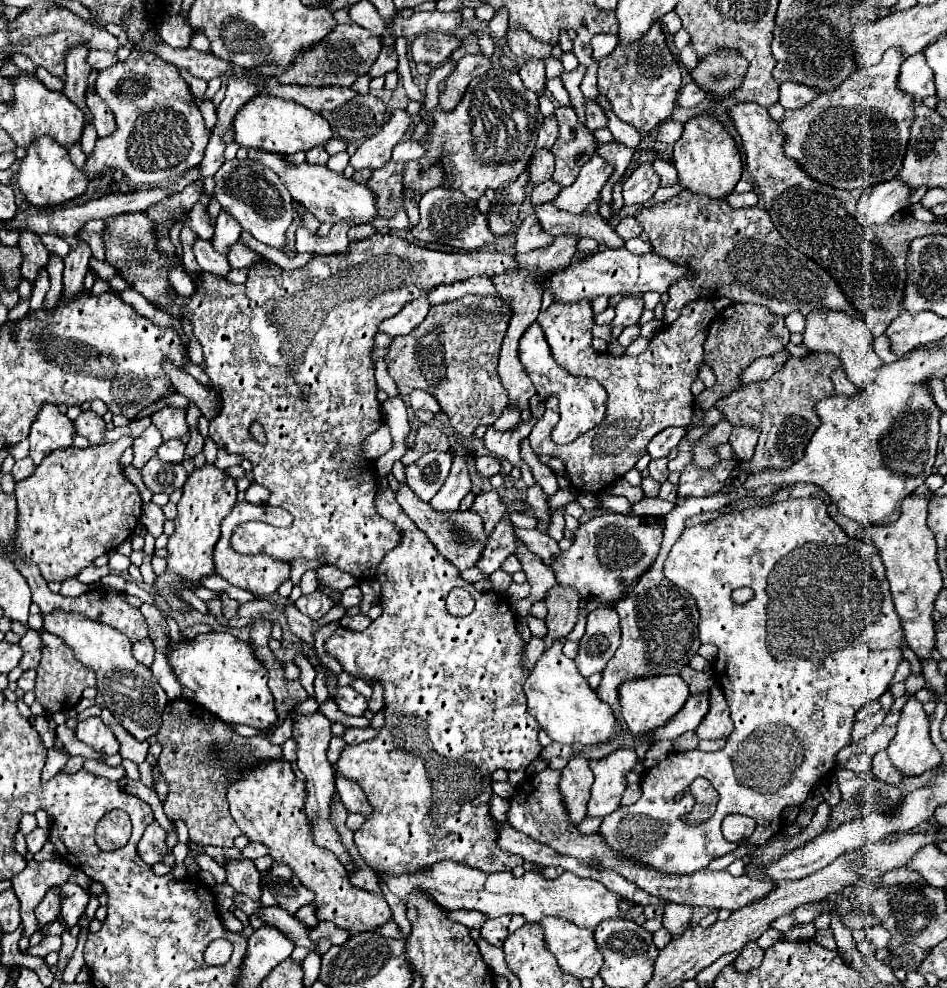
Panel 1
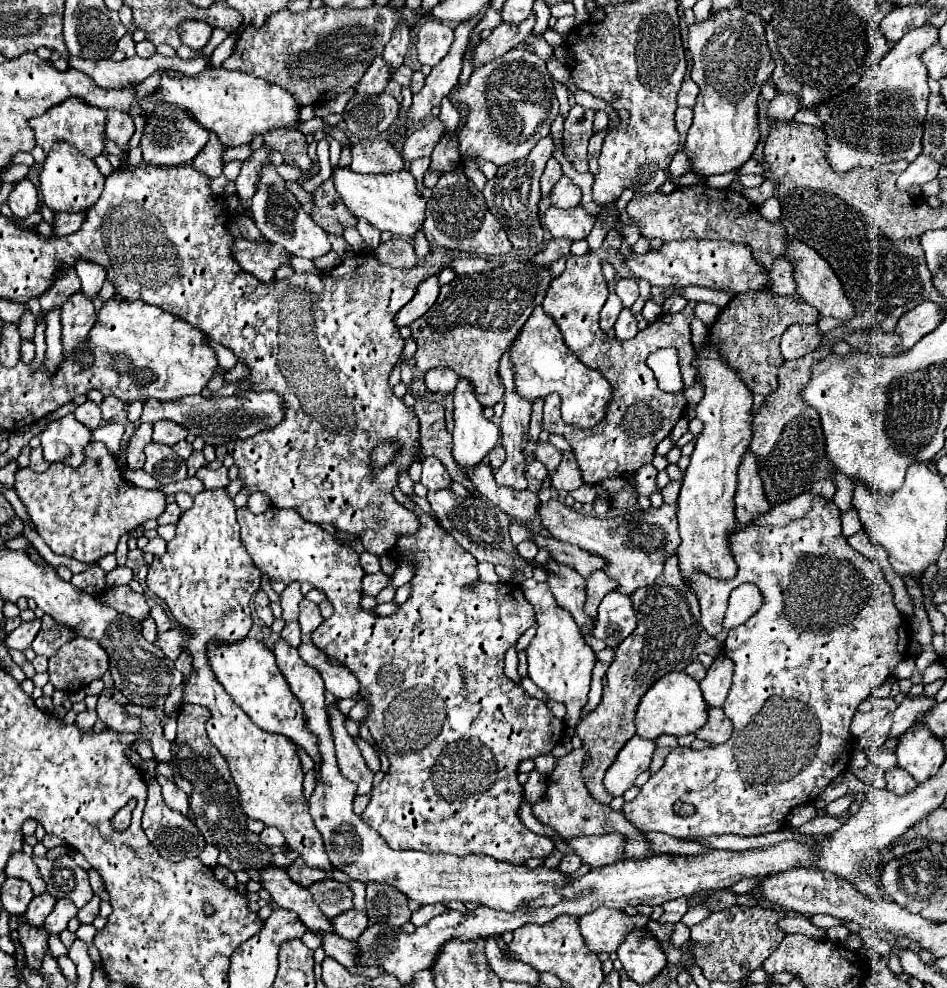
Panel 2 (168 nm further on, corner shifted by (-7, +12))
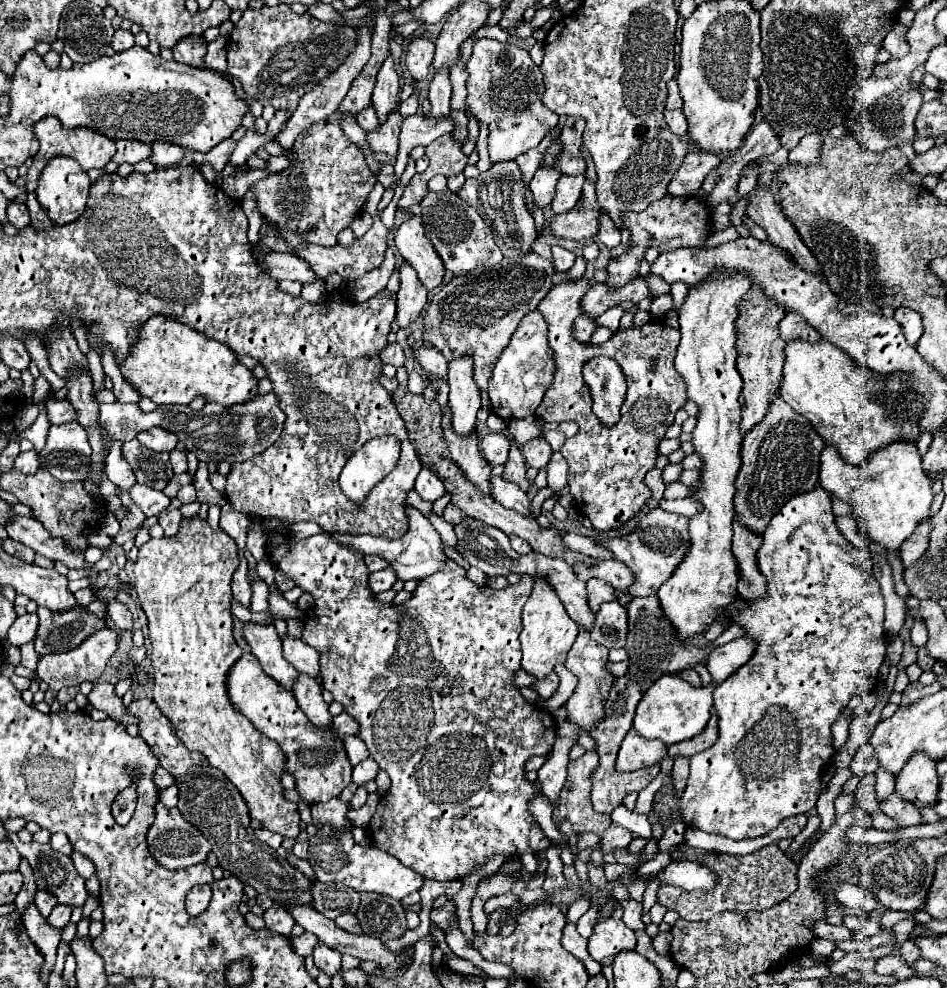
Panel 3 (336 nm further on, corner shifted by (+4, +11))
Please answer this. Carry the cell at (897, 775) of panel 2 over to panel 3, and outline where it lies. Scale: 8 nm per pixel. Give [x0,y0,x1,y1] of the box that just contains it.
[881,792,925,828]

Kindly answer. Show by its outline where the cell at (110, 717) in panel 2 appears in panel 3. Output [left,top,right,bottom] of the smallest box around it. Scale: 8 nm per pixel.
[89,682,131,722]

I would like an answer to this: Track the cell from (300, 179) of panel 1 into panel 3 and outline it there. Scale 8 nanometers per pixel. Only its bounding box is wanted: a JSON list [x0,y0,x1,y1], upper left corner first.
[393,216,445,292]

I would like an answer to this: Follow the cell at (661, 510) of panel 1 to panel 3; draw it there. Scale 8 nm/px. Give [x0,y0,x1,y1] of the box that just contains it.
[663,482,691,500]

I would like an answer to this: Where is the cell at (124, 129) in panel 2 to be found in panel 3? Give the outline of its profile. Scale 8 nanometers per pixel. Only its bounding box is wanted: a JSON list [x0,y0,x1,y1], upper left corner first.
[113,140,151,164]

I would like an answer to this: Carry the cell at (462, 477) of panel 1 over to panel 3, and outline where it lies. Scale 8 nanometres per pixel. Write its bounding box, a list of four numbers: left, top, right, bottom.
[447,356,481,434]

